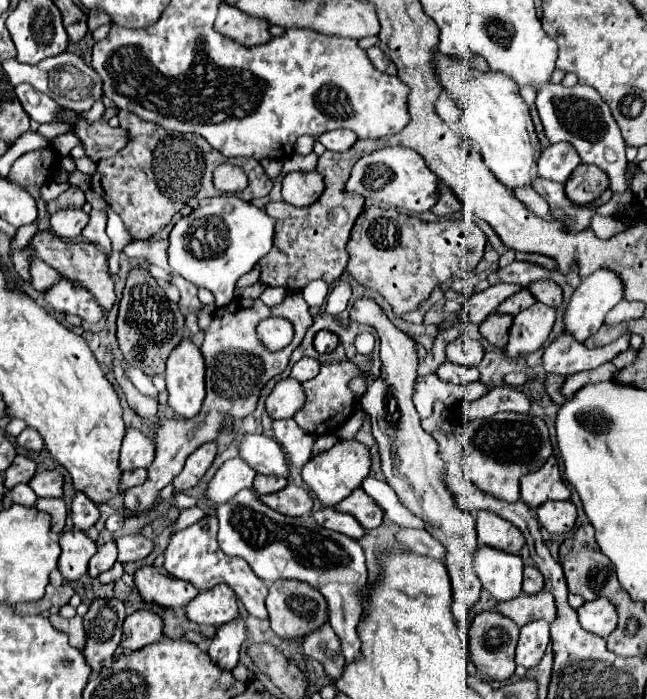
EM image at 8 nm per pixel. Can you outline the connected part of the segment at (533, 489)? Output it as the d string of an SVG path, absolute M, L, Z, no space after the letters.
M549 457L539 471L521 479L521 499L529 507L539 507L549 499L569 499L569 489L561 479L555 457Z

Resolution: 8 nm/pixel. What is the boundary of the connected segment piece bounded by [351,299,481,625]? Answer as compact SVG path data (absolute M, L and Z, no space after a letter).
M361 299L353 305L351 319L373 325L381 339L381 375L367 387L361 399L361 407L371 417L373 437L379 443L379 457L385 481L397 493L399 501L407 509L411 509L411 513L419 515L427 525L427 531L433 533L433 537L439 539L439 543L443 543L443 547L447 549L445 565L453 585L453 615L459 625L465 625L471 621L469 613L473 611L473 605L477 603L481 591L479 577L473 573L473 569L469 569L471 557L477 549L475 519L469 511L463 513L457 507L455 497L449 493L445 485L447 463L439 457L439 443L433 439L431 433L421 427L419 415L411 403L413 381L417 377L415 341L395 329L393 323L381 313L381 309L369 299Z

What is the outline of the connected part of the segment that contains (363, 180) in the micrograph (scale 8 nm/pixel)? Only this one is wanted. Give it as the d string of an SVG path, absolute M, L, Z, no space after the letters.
M385 147L361 157L347 181L347 189L371 199L373 203L387 203L397 209L407 209L409 213L431 211L439 199L439 179L419 153L405 147Z

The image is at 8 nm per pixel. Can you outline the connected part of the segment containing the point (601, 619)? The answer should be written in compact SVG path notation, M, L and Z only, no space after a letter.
M595 599L583 603L579 609L579 623L585 631L595 633L599 637L609 637L609 633L617 627L617 611L607 599Z

